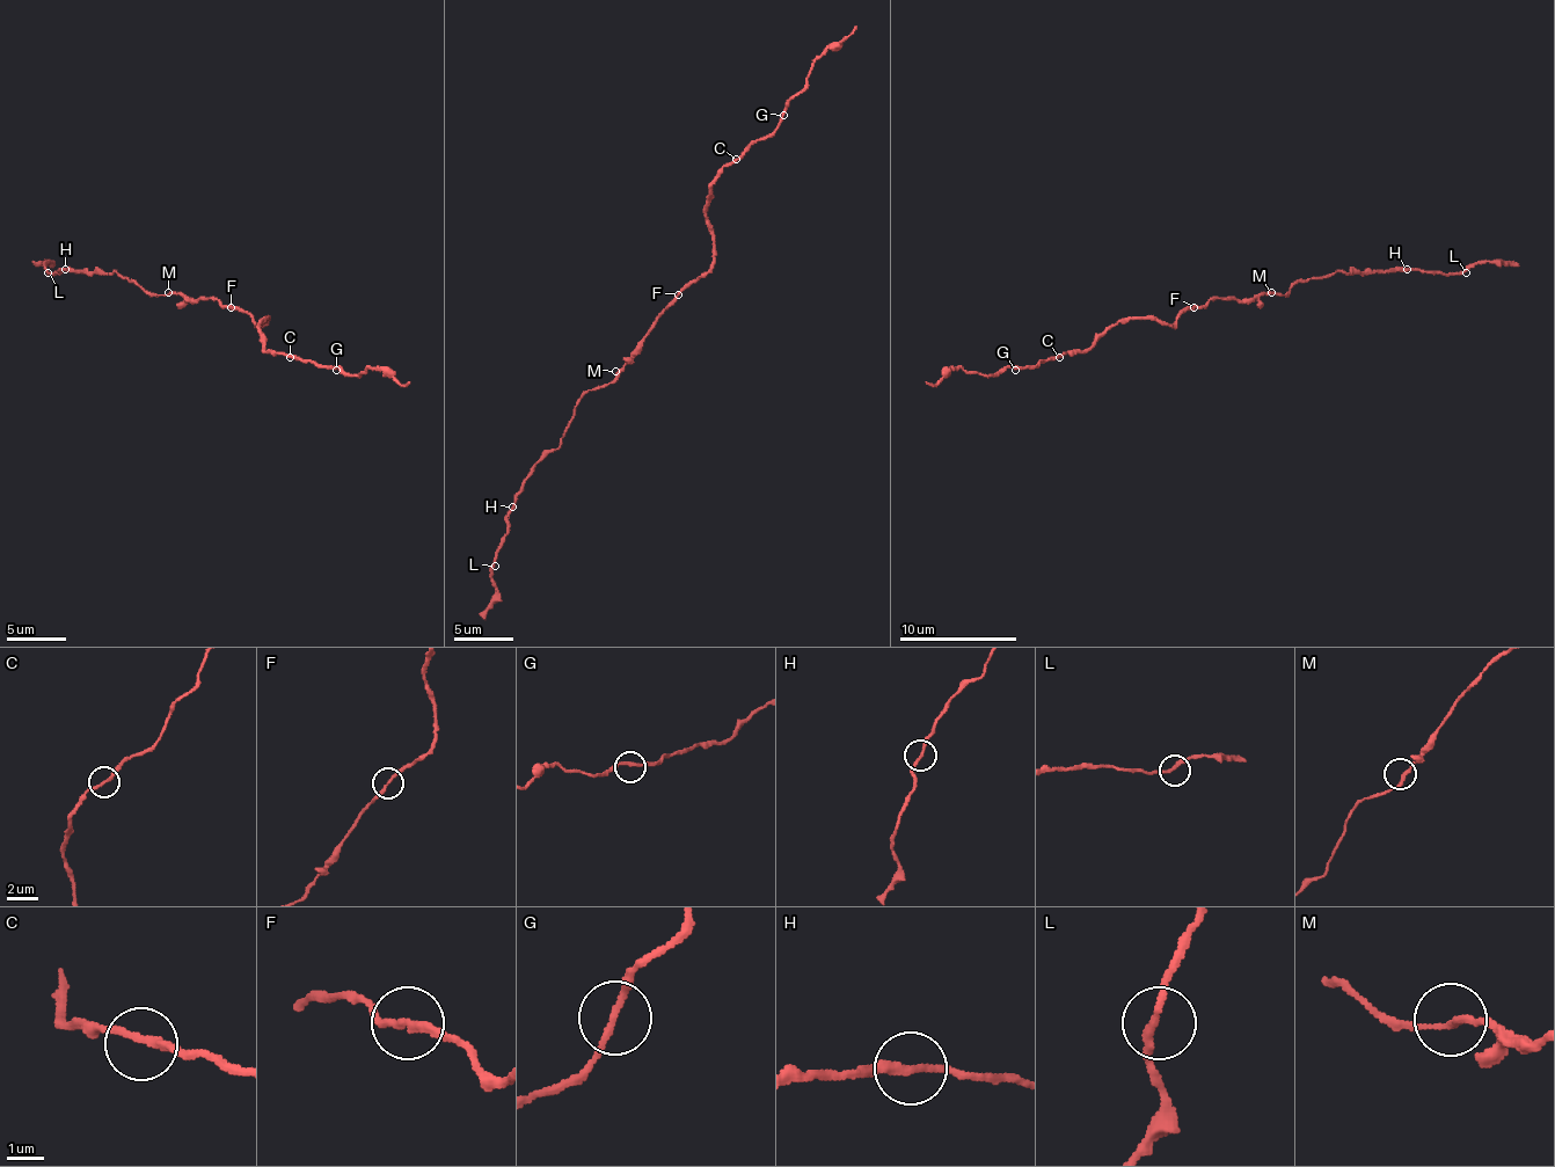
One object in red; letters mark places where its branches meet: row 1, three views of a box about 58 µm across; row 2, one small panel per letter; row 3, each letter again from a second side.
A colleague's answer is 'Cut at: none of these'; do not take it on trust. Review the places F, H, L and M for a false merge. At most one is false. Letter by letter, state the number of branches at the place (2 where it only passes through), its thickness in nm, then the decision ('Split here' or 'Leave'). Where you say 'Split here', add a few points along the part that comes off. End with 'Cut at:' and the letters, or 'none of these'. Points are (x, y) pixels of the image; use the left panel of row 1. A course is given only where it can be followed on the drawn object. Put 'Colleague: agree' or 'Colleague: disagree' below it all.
F: Branches: 2. Thickness 200 nm. Leave
H: Branches: 2. Thickness 200 nm. Leave
L: Branches: 2. Thickness 200 nm. Leave
M: Branches: 2. Thickness 190 nm. Leave
Cut at: none of these
Colleague: agree

